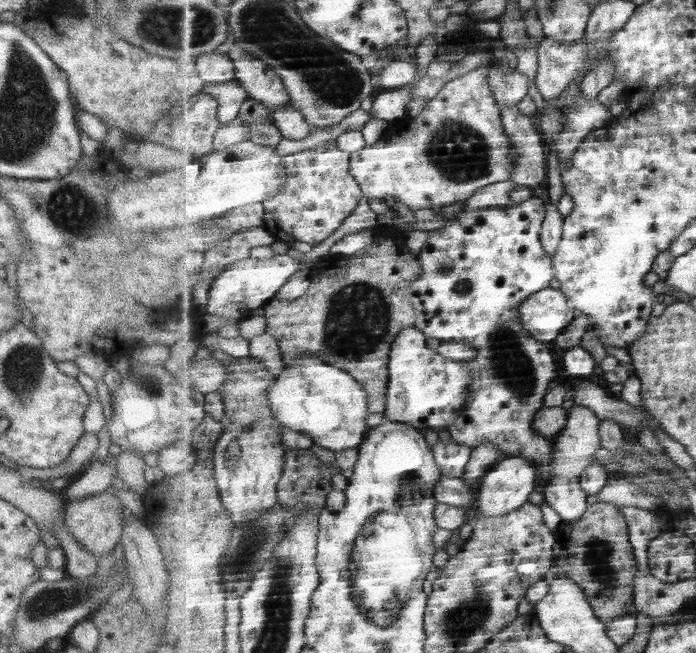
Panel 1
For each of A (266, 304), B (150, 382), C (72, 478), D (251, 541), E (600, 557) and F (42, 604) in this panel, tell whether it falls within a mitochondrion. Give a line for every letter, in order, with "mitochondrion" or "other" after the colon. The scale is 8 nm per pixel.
A: other
B: mitochondrion
C: other
D: mitochondrion
E: mitochondrion
F: mitochondrion

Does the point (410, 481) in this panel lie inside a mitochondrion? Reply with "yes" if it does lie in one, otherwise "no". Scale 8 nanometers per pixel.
yes

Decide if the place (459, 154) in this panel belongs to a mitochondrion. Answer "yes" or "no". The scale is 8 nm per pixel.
yes

